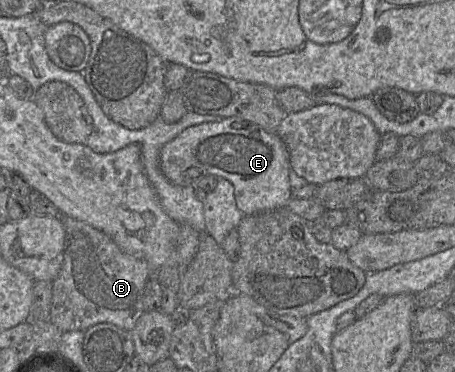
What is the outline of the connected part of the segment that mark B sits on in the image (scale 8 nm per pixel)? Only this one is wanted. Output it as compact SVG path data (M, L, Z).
M60 215L65 229L63 262L59 274L52 281L51 321L62 333L81 330L98 323L111 323L131 331L138 318L145 312L142 294L145 283L153 273L148 263L123 252L115 242L102 231L75 218Z

